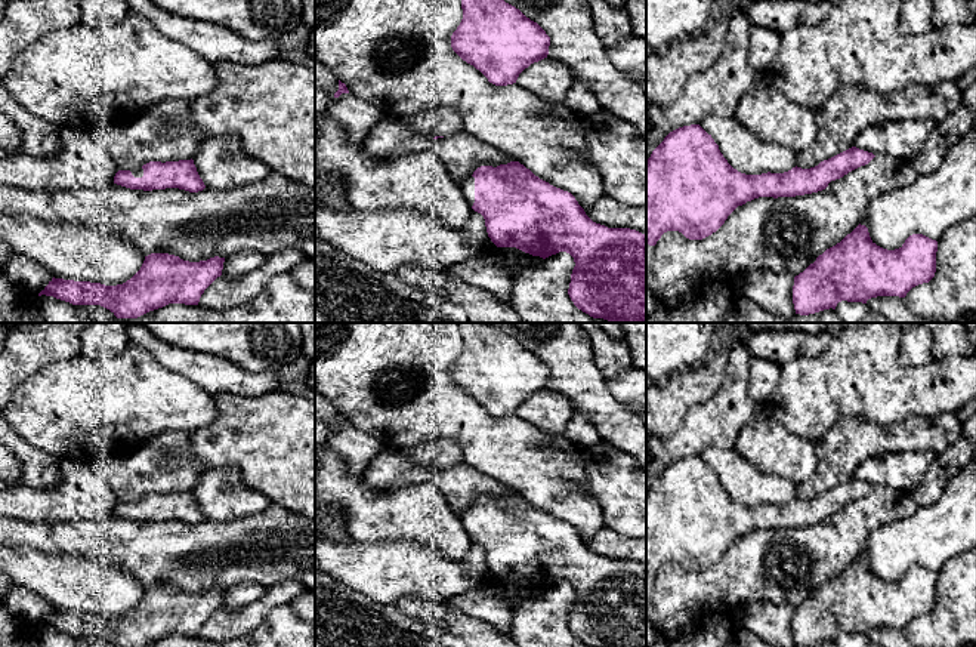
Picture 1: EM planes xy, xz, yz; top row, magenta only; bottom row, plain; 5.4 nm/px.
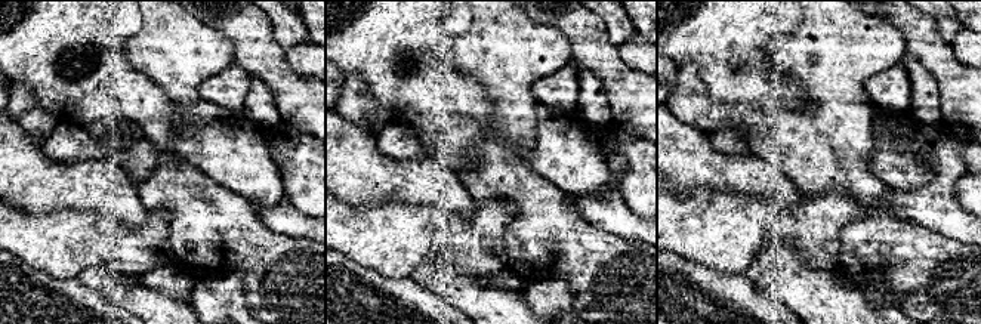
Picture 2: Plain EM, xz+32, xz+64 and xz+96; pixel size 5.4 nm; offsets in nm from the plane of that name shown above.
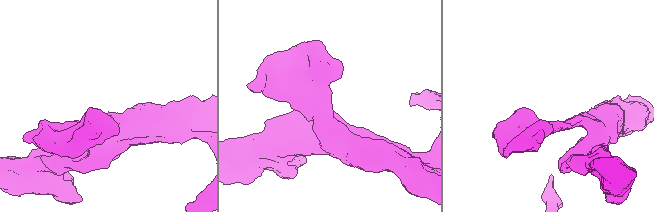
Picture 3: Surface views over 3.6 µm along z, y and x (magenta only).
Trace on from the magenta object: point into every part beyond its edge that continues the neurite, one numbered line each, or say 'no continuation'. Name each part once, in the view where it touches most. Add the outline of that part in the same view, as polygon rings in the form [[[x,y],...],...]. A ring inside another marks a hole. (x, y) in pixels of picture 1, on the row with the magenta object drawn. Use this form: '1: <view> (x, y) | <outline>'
1: xz (468, 185) | [[[470,175],[460,182],[463,197],[473,206],[475,203],[475,178]]]

